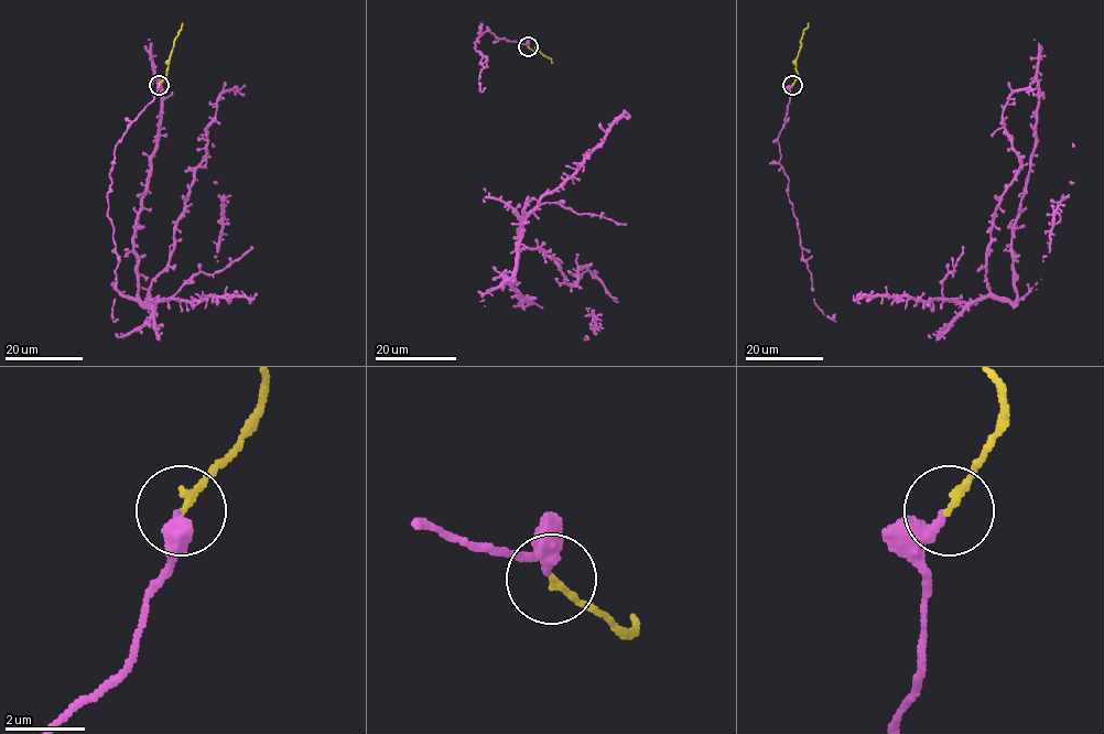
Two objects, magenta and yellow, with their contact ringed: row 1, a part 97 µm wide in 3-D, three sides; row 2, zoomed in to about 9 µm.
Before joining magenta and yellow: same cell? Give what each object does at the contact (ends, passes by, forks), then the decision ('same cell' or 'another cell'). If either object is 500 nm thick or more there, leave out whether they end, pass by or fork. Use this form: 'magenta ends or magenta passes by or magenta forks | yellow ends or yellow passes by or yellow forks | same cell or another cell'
magenta ends | yellow ends | same cell

